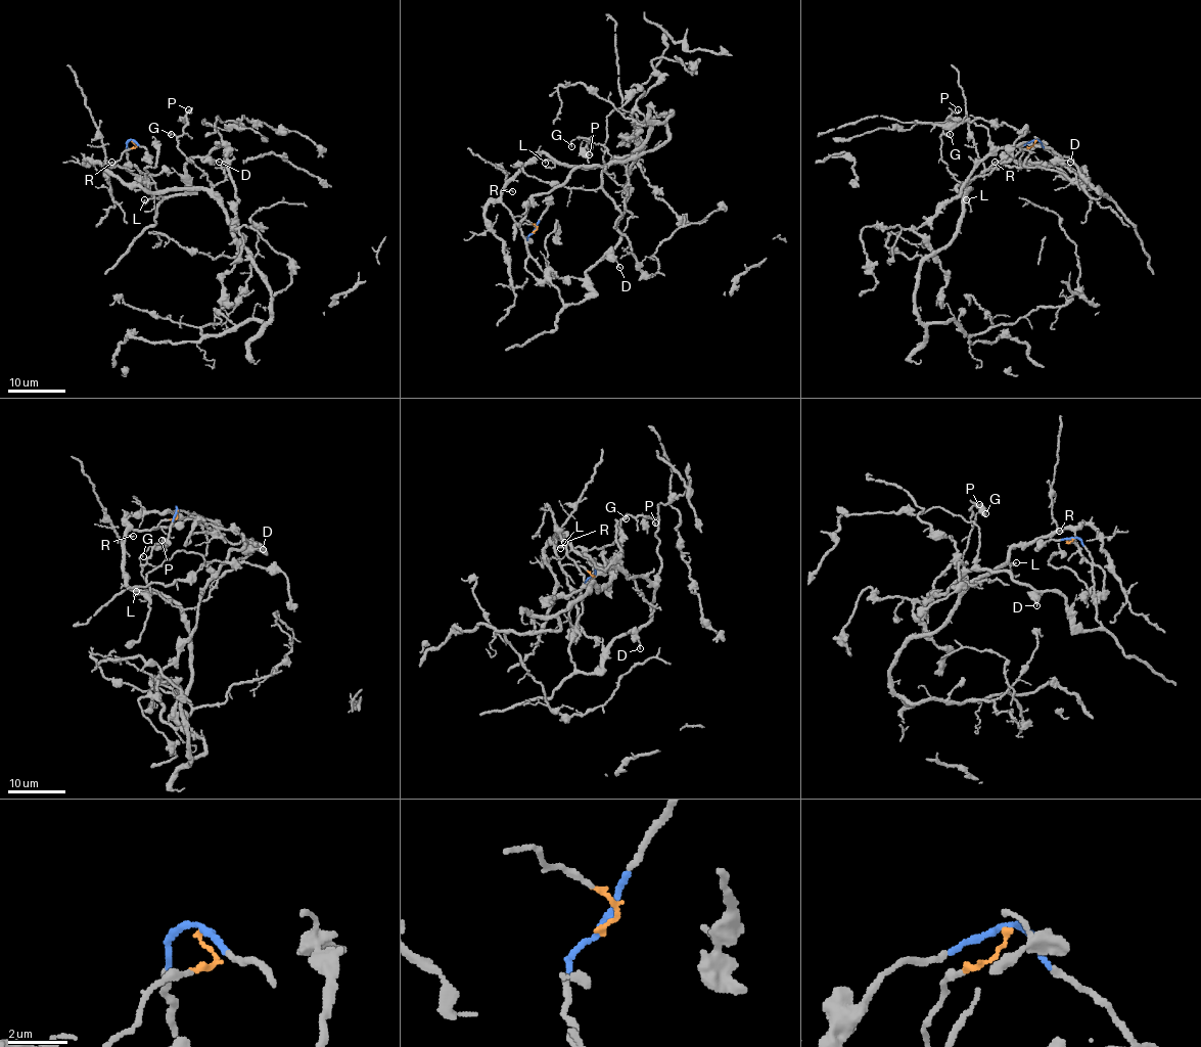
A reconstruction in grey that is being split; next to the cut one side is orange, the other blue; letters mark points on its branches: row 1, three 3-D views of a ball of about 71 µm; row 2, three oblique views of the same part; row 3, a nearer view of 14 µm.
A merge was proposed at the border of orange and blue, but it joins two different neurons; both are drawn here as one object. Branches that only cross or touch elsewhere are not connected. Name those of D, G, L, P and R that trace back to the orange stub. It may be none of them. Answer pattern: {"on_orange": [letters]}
{"on_orange": ["G", "L", "P", "R"]}

